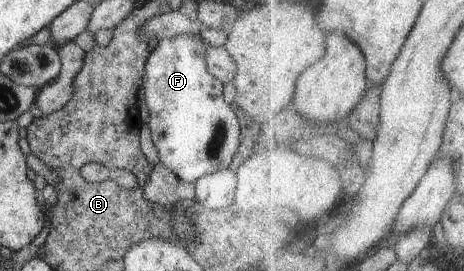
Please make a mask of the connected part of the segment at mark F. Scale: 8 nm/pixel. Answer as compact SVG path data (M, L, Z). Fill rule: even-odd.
M182 34L160 40L146 58L142 78L145 106L149 110L147 126L160 163L188 183L226 169L240 145L240 124L237 118L239 110L235 105L225 102L223 83L207 70L207 47L199 35Z

